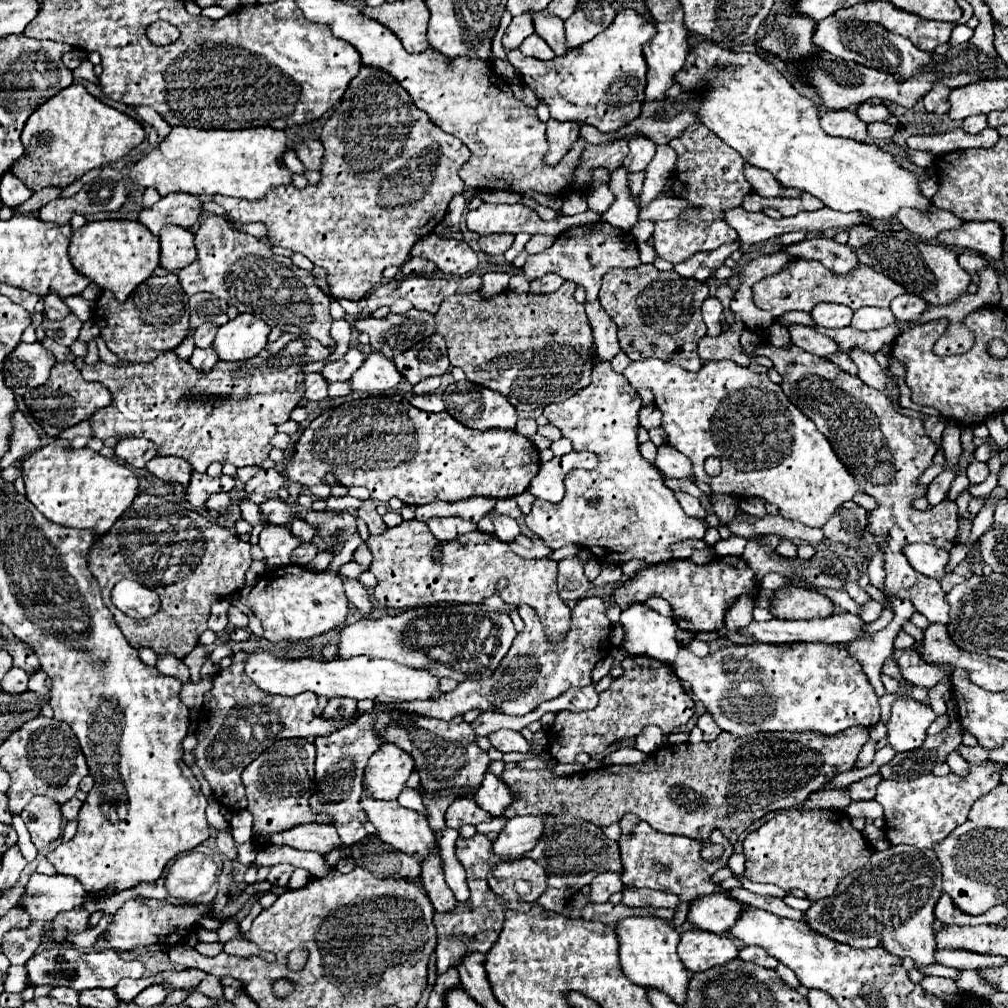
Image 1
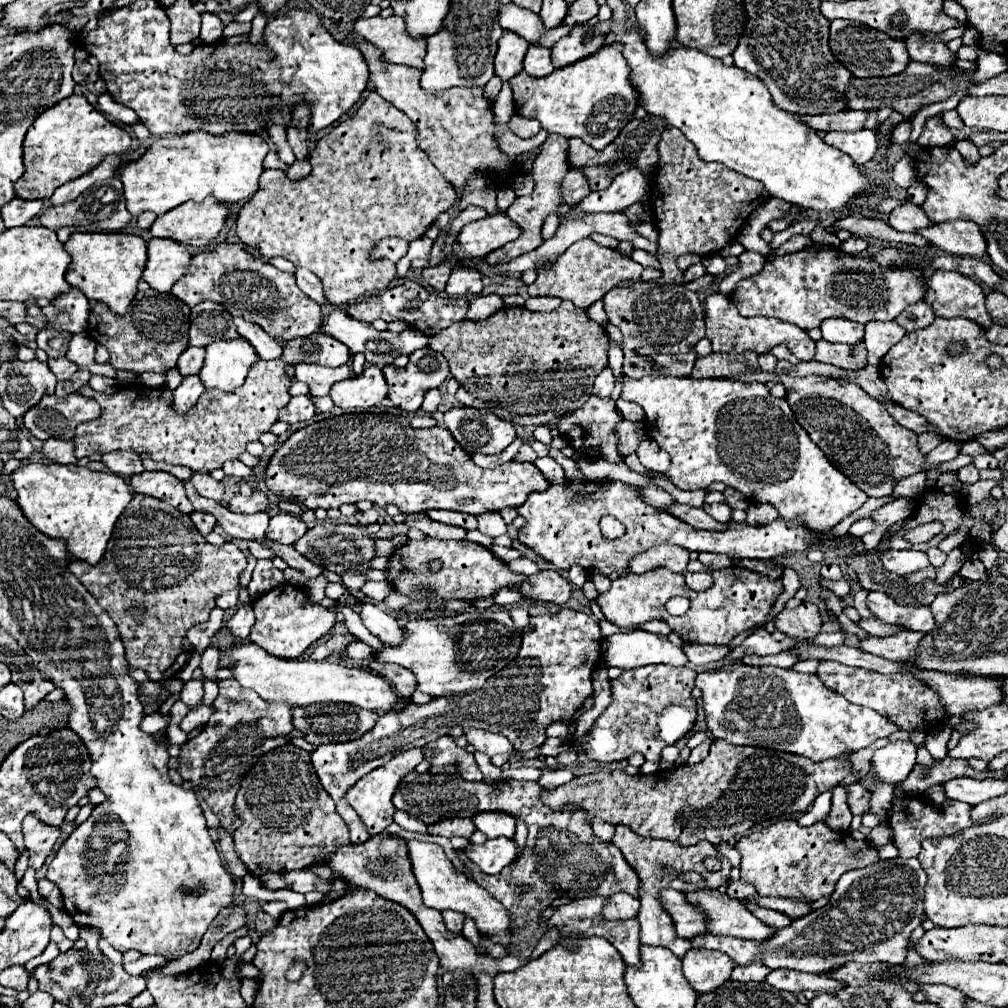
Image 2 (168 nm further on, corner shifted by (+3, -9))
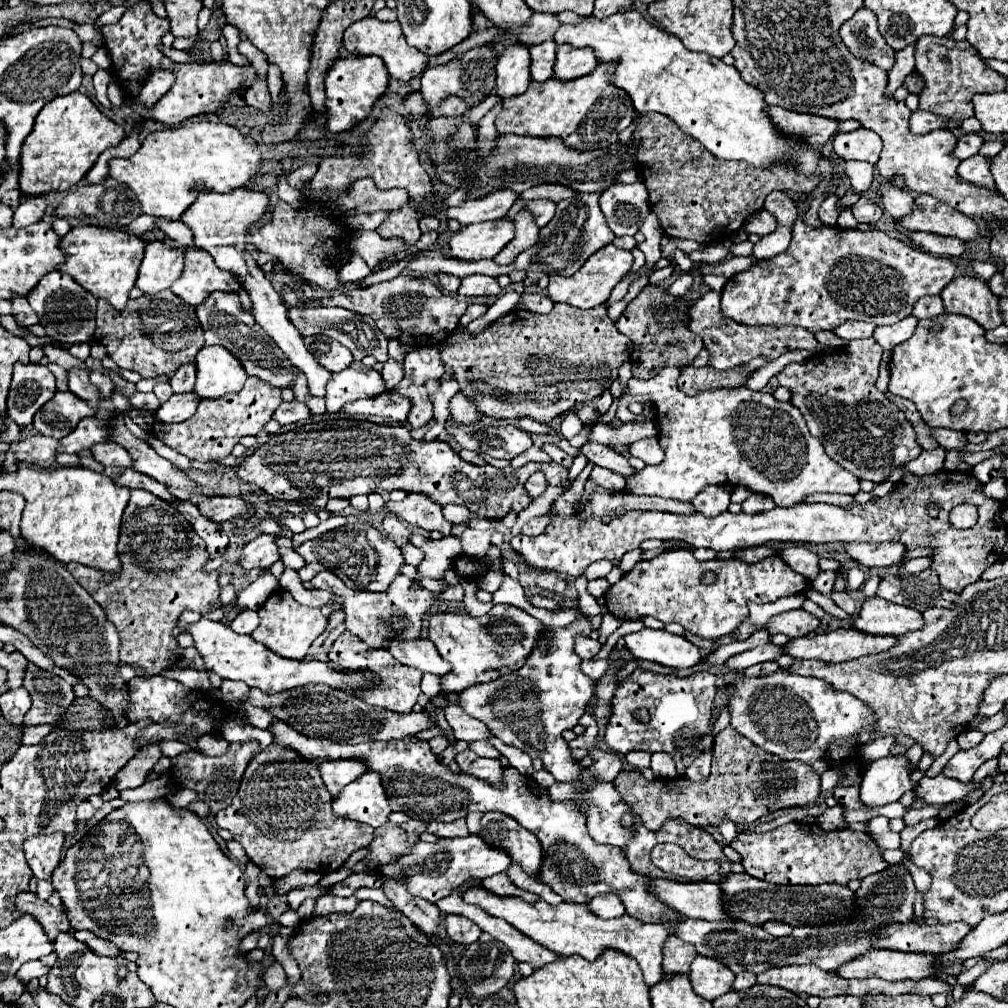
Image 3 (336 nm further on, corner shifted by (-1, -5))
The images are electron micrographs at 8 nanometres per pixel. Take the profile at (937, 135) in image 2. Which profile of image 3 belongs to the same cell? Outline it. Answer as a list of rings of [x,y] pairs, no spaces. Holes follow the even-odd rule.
[[[922,36],[916,42],[916,72],[924,80],[924,88],[920,92],[920,110],[934,112],[938,116],[962,122],[974,116],[972,96],[974,94],[992,94],[1002,92],[1004,76],[992,70],[978,50],[972,48],[968,40],[956,42],[952,38],[938,38],[938,36]]]

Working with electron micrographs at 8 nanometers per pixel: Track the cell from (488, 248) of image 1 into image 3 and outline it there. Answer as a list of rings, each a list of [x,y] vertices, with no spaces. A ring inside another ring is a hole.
[[[528,210],[518,212],[514,220],[514,228],[516,228],[516,234],[510,240],[510,244],[506,244],[506,248],[502,248],[502,252],[494,258],[496,264],[502,264],[502,266],[512,264],[520,252],[524,252],[526,248],[538,242],[538,226],[534,224],[532,214]]]

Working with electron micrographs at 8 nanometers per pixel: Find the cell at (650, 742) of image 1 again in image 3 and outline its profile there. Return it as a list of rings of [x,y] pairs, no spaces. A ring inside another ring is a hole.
[[[630,752],[630,754],[626,754],[626,762],[630,764],[630,766],[634,766],[634,768],[638,768],[638,770],[642,770],[642,768],[648,768],[650,766],[650,752]]]

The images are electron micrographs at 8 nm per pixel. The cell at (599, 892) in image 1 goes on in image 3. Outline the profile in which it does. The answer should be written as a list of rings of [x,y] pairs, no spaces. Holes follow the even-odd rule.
[[[482,884],[470,886],[462,894],[462,898],[464,898],[464,902],[482,908],[490,916],[506,920],[516,930],[520,930],[524,936],[528,936],[534,942],[542,944],[544,948],[556,952],[558,956],[566,958],[566,956],[578,954],[586,960],[594,962],[600,956],[600,952],[618,950],[618,952],[638,960],[648,986],[658,984],[658,980],[662,978],[662,948],[664,948],[666,938],[670,936],[670,932],[662,924],[645,923],[627,913],[619,918],[604,920],[604,918],[598,918],[592,912],[588,912],[586,904],[562,902],[558,906],[550,906],[544,900],[526,902],[526,900],[514,898],[514,896],[496,896],[496,894],[488,892]]]

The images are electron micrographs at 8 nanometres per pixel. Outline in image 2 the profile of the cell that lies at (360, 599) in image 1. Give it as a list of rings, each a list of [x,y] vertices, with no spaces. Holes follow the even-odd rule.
[[[360,602],[360,618],[364,626],[384,644],[400,644],[402,642],[402,628],[396,618],[388,616],[382,612],[376,604],[372,602]]]

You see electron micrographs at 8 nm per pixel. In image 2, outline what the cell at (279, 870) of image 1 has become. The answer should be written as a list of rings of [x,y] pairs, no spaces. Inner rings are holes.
[[[306,870],[286,872],[284,880],[286,880],[286,888],[290,888],[294,892],[300,892],[300,894],[306,894],[310,890],[320,890],[320,892],[326,894],[330,890],[330,880],[324,882],[324,880],[316,878],[312,872],[306,872]]]

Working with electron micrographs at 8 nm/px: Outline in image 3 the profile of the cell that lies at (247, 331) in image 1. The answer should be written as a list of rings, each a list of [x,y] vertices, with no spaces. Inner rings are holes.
[[[204,346],[196,356],[196,386],[198,398],[222,398],[224,394],[238,392],[248,374],[234,354],[222,346]]]

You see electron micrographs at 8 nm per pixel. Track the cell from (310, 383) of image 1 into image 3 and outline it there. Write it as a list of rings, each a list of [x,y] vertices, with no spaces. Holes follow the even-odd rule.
[[[296,400],[280,404],[280,406],[276,408],[276,412],[274,412],[274,420],[276,420],[278,424],[282,424],[282,426],[284,426],[284,424],[294,424],[294,422],[308,420],[310,416],[312,416],[312,414],[310,414],[308,406],[302,404],[302,402],[296,402]]]

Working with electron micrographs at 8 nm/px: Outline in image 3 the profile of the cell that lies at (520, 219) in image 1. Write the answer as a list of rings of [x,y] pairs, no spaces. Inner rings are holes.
[[[490,220],[464,226],[450,238],[450,256],[456,260],[494,258],[514,236],[514,224],[508,220]]]

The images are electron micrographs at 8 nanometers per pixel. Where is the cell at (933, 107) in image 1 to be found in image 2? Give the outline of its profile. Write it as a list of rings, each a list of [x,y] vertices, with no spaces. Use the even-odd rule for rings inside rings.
[[[946,110],[946,112],[940,112],[940,120],[942,120],[948,128],[962,128],[962,126],[964,126],[956,110]]]

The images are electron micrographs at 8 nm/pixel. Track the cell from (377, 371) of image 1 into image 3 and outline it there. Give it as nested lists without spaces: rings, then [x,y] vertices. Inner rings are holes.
[[[346,368],[326,384],[326,412],[338,412],[346,402],[386,392],[382,376],[372,368]]]

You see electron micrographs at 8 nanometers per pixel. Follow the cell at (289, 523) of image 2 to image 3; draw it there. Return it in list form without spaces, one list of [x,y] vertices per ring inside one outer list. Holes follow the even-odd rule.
[[[262,534],[260,538],[252,540],[250,544],[246,544],[246,548],[242,550],[242,556],[238,560],[238,566],[242,566],[246,572],[260,566],[260,568],[268,568],[272,566],[276,560],[280,560],[278,554],[278,546],[276,546],[276,536],[270,534]]]

